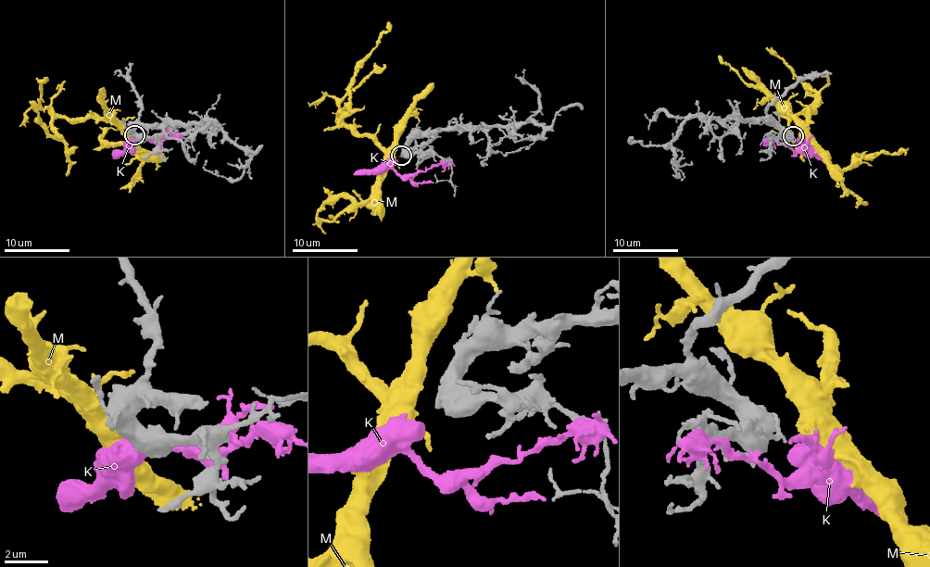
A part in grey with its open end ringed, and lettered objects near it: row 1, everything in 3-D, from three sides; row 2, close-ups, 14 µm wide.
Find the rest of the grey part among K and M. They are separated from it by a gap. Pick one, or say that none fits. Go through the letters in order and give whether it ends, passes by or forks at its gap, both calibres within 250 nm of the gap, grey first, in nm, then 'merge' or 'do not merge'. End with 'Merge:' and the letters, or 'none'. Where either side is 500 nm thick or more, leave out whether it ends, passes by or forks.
K: 600 nm thick on the grey side, 650 nm on the other; do not merge
M: 600 nm thick on the grey side, 650 nm on the other; merge
Merge: M

